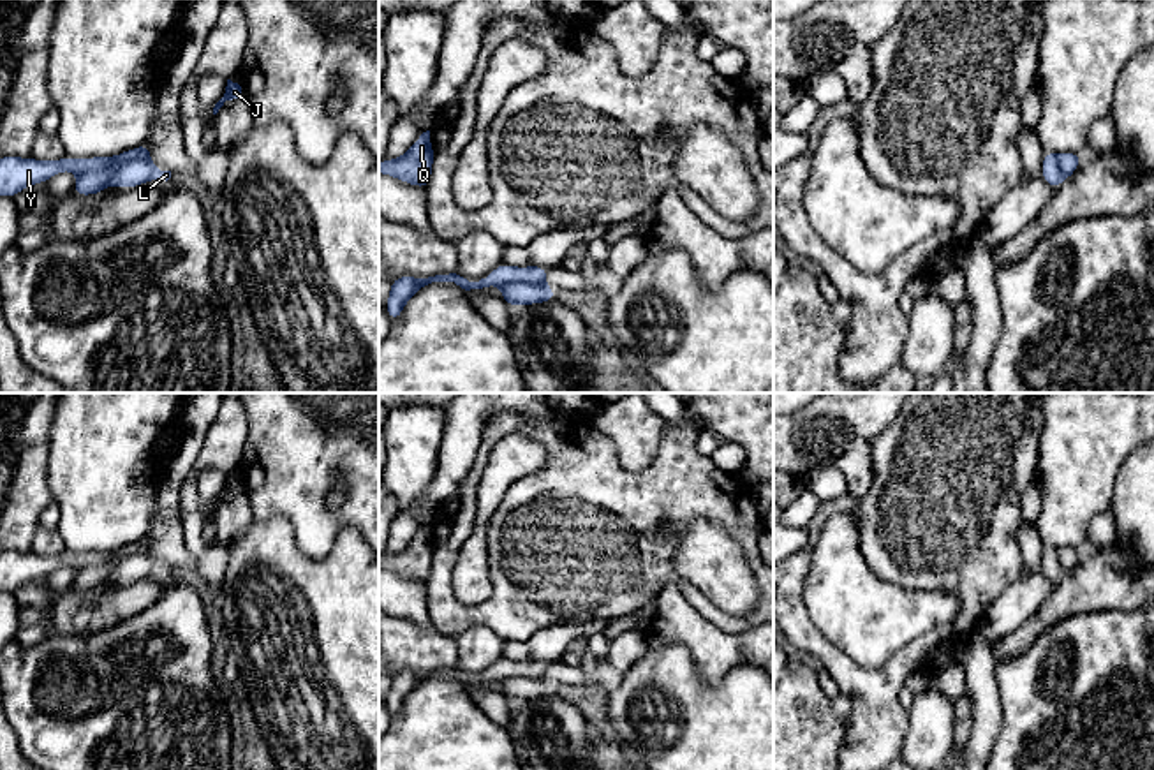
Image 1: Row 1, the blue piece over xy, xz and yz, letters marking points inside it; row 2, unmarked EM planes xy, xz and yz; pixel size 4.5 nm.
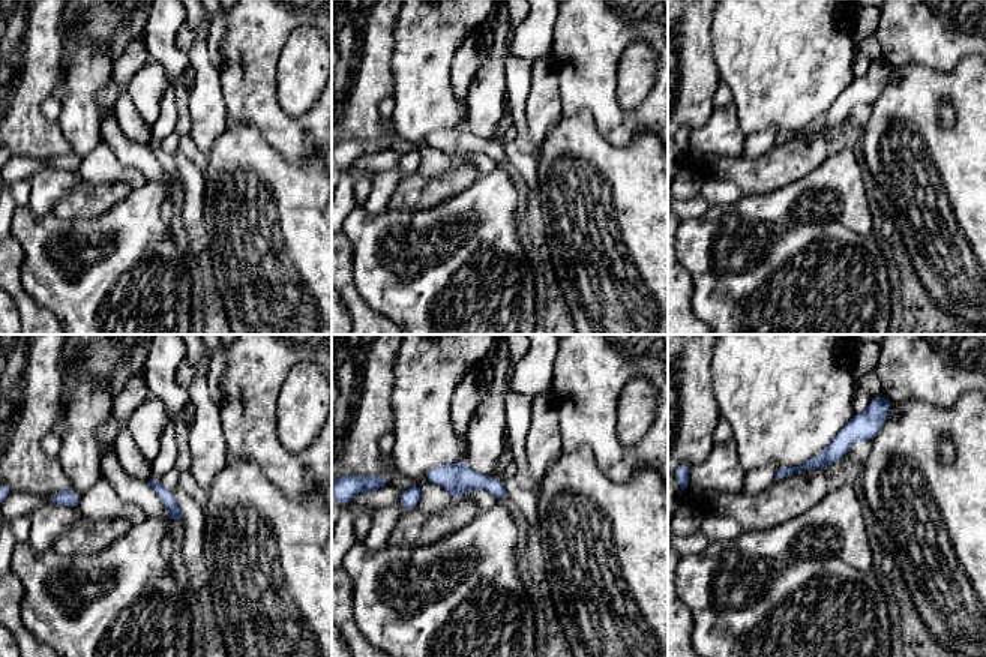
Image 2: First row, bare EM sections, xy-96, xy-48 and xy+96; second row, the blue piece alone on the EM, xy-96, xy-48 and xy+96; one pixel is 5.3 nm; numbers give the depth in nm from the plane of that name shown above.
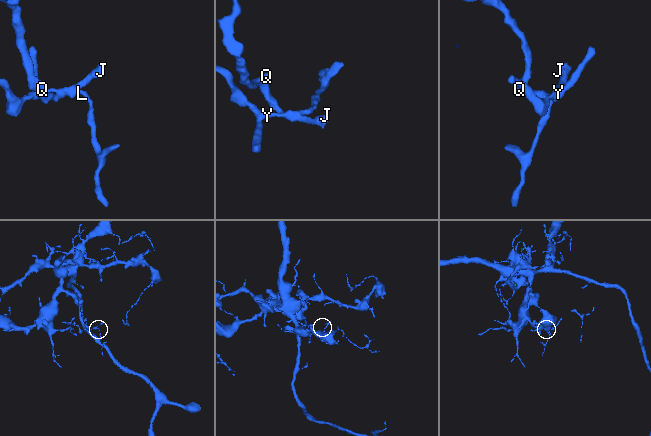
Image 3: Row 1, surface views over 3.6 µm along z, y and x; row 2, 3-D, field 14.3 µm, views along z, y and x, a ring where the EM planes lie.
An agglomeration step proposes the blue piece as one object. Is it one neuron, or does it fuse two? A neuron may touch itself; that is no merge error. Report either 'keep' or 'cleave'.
cleave

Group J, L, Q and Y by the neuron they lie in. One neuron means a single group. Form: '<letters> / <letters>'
J Q / L Y

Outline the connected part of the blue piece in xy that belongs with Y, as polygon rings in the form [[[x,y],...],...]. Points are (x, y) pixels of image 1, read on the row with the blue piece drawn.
[[[14,155],[0,157],[0,197],[14,197],[30,185],[48,181],[62,171],[74,171],[78,174],[109,167],[115,157],[92,157],[60,160],[19,159]]]

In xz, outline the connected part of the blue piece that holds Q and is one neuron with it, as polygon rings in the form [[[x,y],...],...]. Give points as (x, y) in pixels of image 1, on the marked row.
[[[430,130],[423,132],[409,148],[407,153],[391,160],[379,162],[379,173],[395,176],[409,185],[418,185],[423,190],[430,185],[433,166],[433,146]]]

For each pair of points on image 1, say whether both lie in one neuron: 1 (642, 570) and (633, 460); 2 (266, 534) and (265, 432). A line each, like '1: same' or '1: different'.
1: different
2: different

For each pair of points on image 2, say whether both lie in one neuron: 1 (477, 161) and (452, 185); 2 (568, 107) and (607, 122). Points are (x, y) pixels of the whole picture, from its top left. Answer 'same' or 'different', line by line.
1: different
2: same

